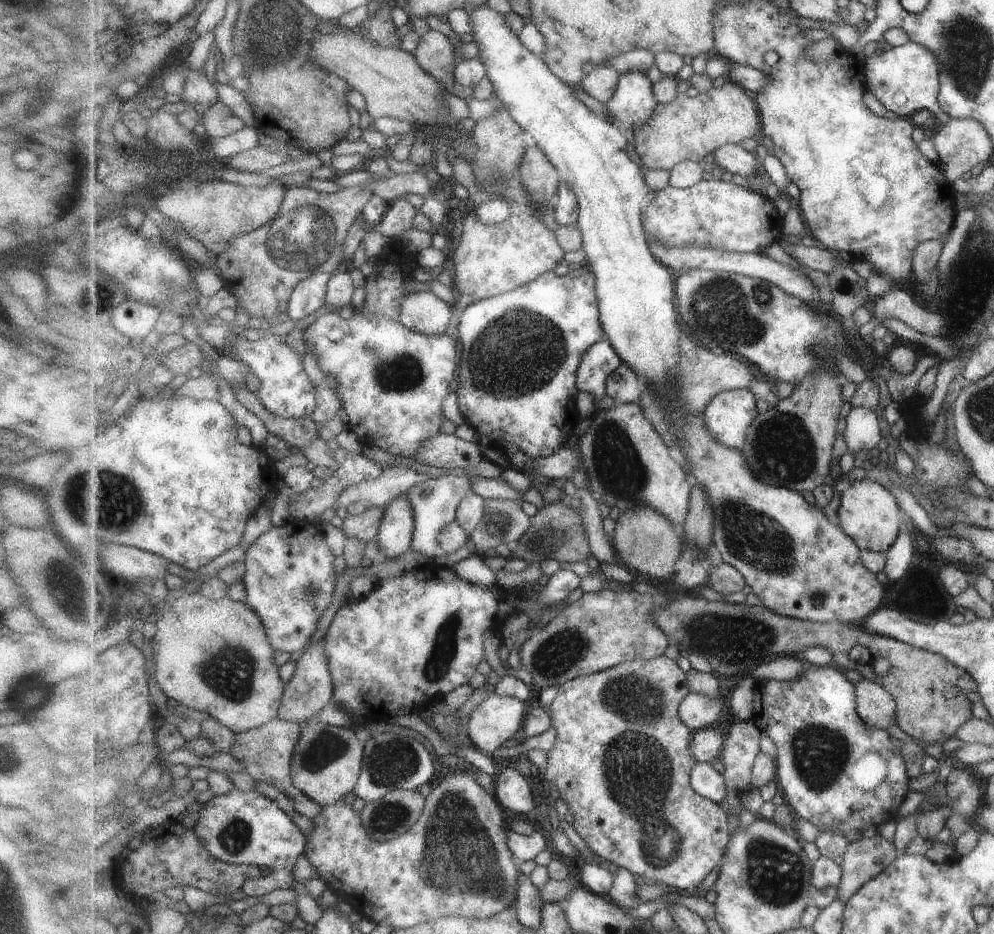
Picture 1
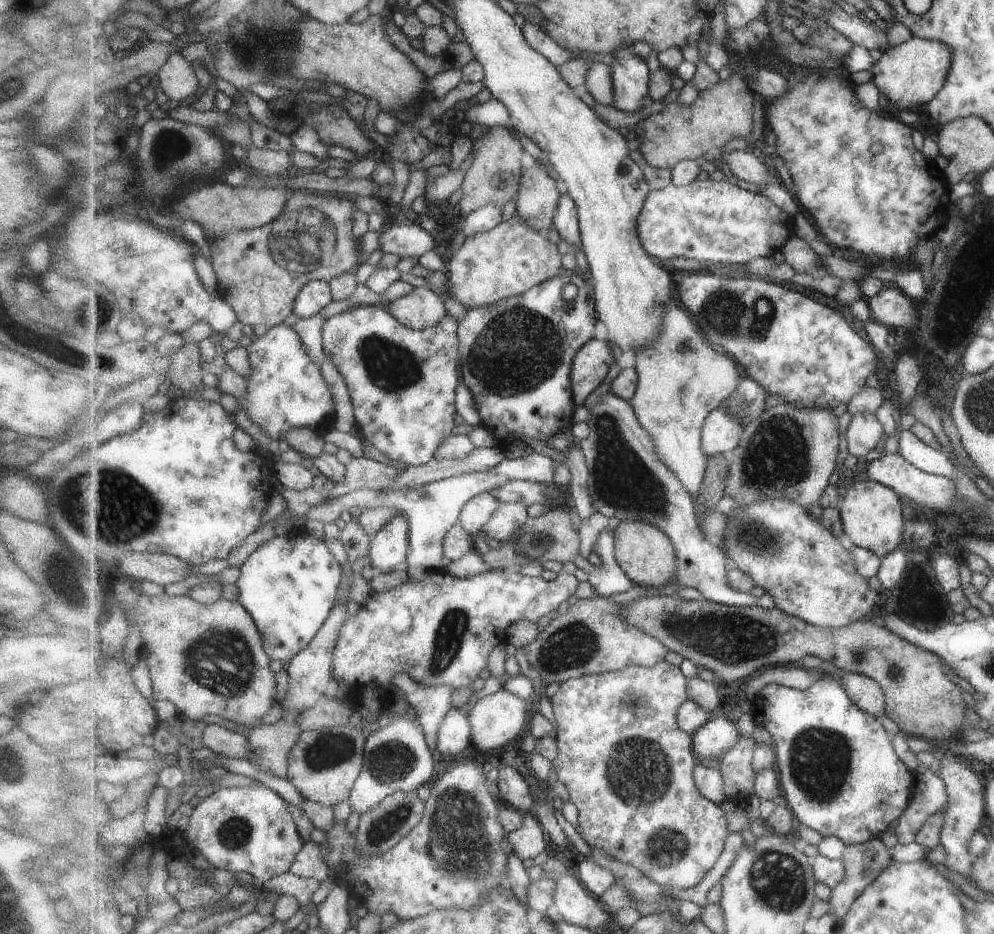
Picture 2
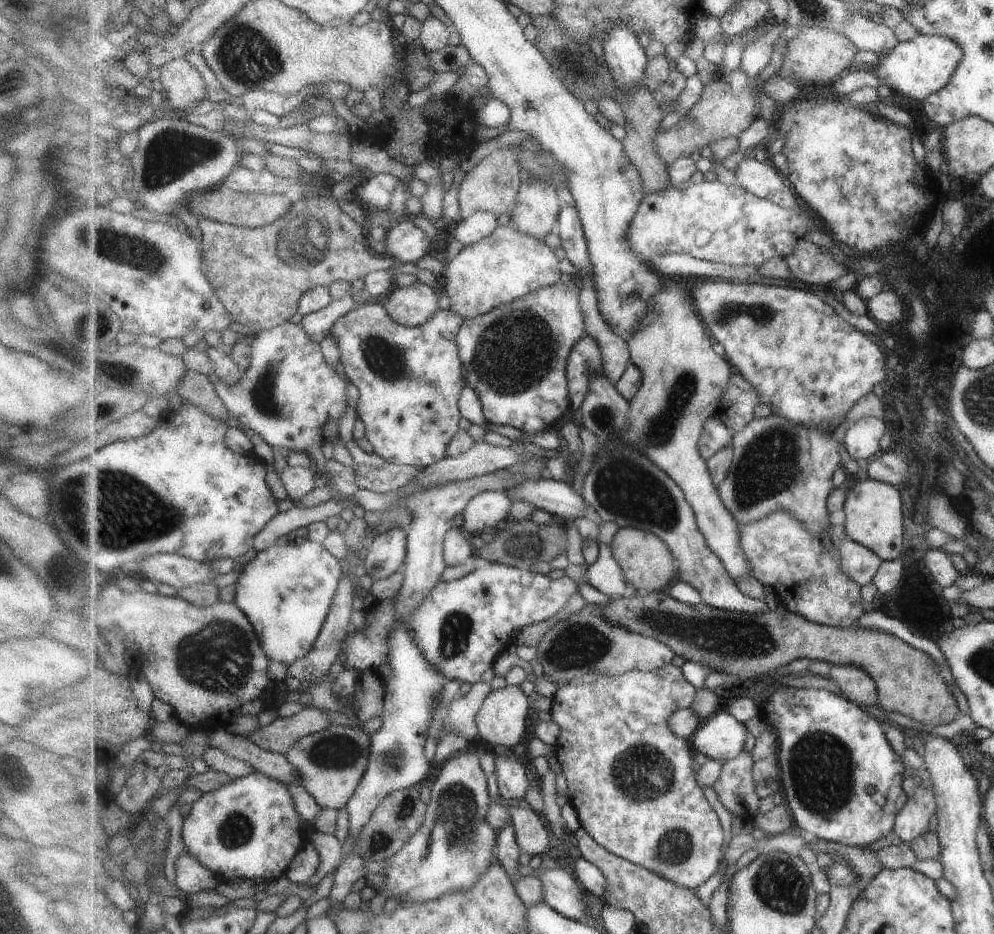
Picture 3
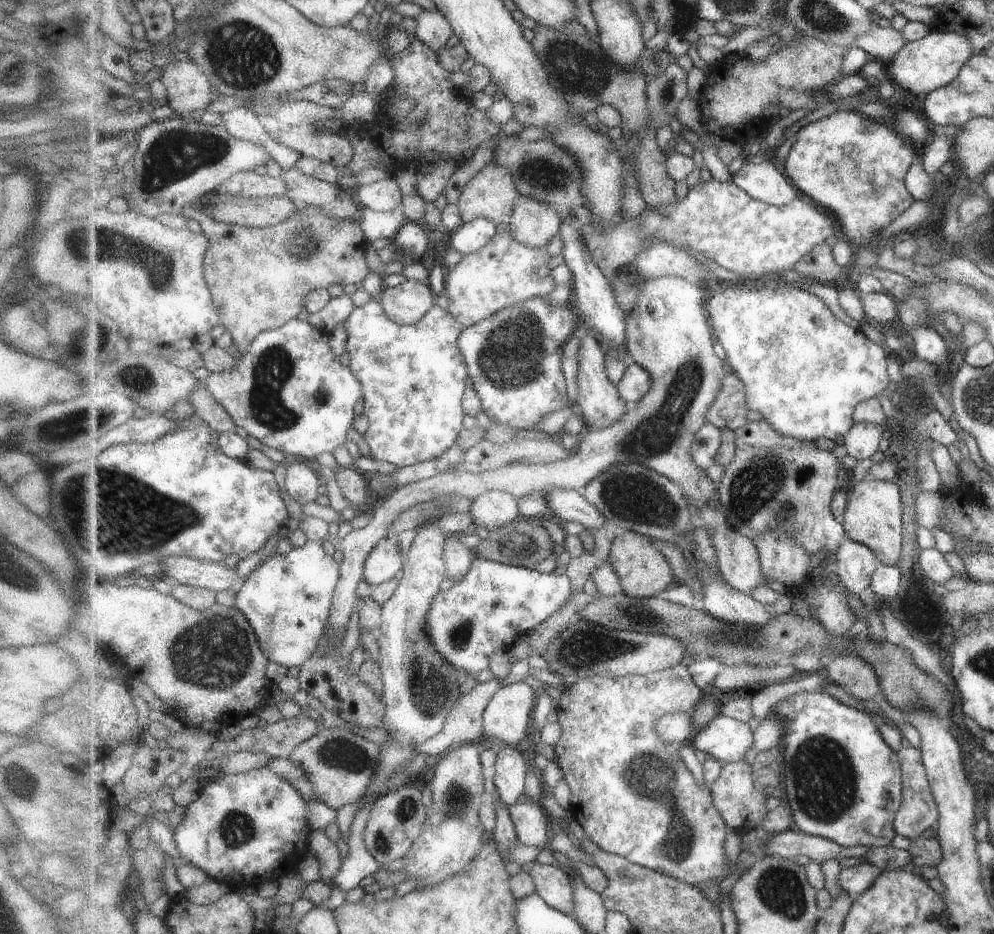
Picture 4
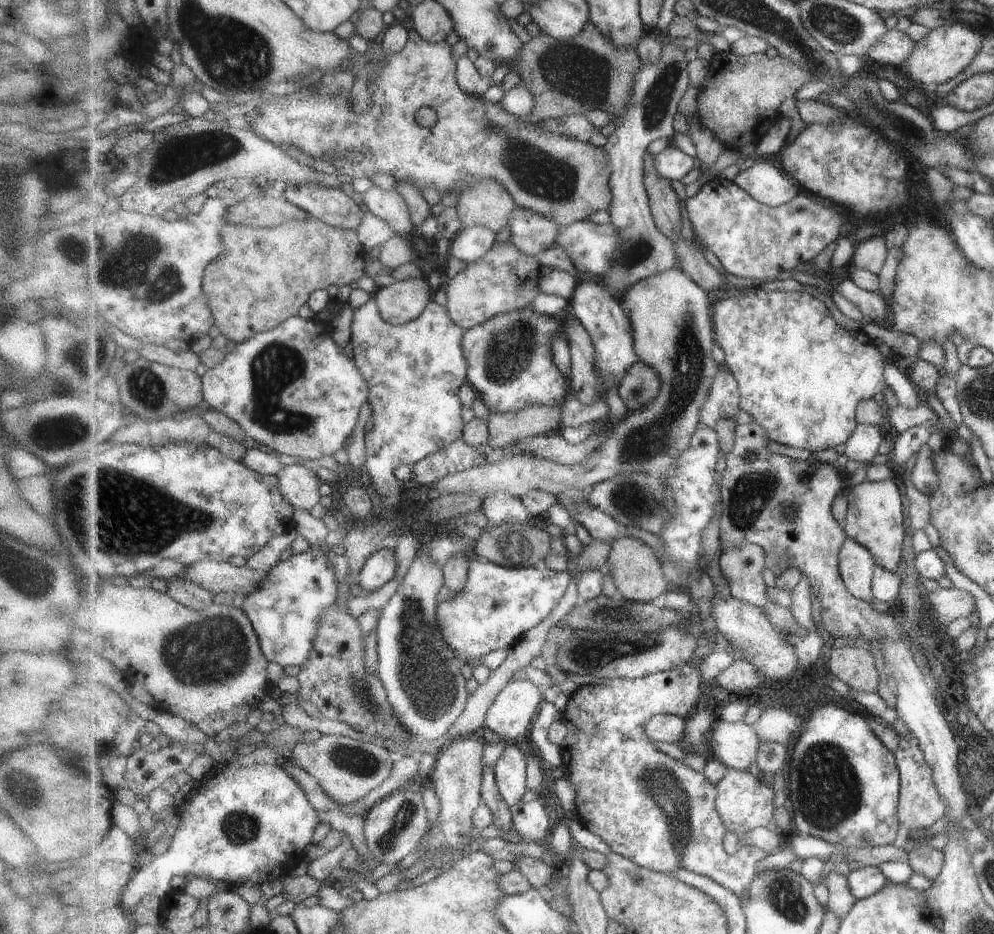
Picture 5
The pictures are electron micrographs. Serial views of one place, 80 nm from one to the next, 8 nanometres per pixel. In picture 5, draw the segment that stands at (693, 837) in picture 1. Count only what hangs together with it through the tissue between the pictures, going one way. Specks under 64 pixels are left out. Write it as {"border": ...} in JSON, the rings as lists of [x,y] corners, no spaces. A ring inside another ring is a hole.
{"border":[[[685,663],[684,665],[678,666],[676,669],[653,673],[646,677],[636,679],[624,679],[621,677],[606,678],[601,679],[599,682],[594,680],[592,683],[579,686],[571,696],[568,696],[569,699],[564,708],[565,716],[563,722],[567,725],[568,733],[565,740],[560,744],[563,759],[561,766],[563,770],[566,770],[566,778],[574,784],[577,791],[577,806],[574,813],[580,815],[580,821],[584,827],[588,828],[598,837],[601,837],[611,847],[613,853],[619,853],[620,855],[630,858],[639,866],[662,873],[670,873],[676,868],[683,868],[695,874],[708,876],[721,886],[731,890],[738,899],[742,900],[743,897],[748,896],[747,889],[758,873],[758,862],[761,862],[768,854],[749,843],[742,844],[734,854],[727,854],[725,848],[723,848],[723,838],[725,838],[725,834],[727,834],[729,830],[717,810],[716,784],[712,783],[704,772],[696,772],[693,768],[683,764],[683,761],[675,760],[675,758],[672,758],[669,754],[659,751],[655,747],[655,742],[652,742],[652,740],[643,733],[646,728],[646,722],[655,715],[661,713],[688,713],[693,711],[695,705],[699,702],[699,698],[701,698],[701,682],[701,671],[697,666]]]}

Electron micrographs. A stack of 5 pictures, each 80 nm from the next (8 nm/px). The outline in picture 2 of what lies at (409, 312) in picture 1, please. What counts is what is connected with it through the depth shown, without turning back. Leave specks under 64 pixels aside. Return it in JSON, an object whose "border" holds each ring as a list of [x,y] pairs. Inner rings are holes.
{"border":[[[415,287],[408,295],[395,299],[387,310],[413,329],[429,329],[448,316],[445,300],[437,292],[422,287]]]}

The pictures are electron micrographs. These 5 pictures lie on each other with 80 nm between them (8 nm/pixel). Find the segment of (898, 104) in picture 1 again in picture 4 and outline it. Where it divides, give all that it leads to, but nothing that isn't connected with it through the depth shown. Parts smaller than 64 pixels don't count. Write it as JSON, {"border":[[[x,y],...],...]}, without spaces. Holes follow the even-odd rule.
{"border":[[[931,29],[922,39],[908,42],[885,65],[886,77],[893,80],[898,86],[917,96],[928,96],[934,90],[940,89],[953,82],[964,68],[965,63],[974,53],[969,36],[951,31]]]}

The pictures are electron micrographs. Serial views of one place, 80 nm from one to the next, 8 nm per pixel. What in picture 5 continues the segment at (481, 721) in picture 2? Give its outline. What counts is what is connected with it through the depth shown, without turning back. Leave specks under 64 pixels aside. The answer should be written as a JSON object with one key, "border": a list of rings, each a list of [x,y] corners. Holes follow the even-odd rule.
{"border":[[[519,679],[507,684],[487,711],[485,727],[497,733],[506,743],[510,743],[510,740],[519,740],[521,736],[529,735],[533,721],[544,701],[537,687],[535,680],[532,679]]]}

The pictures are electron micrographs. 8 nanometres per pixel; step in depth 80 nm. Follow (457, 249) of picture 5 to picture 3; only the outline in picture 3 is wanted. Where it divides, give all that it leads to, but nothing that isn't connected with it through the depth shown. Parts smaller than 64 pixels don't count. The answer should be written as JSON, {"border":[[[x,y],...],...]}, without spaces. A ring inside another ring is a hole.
{"border":[[[480,211],[473,216],[461,219],[454,230],[454,238],[463,247],[482,241],[498,226],[497,215],[493,211]]]}

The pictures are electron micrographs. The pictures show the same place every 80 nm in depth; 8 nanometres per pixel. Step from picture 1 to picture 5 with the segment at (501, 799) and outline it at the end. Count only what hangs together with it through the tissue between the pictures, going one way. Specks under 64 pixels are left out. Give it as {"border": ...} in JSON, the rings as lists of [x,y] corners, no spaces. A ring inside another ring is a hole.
{"border":[[[507,743],[494,765],[499,792],[509,805],[516,805],[527,792],[527,754]]]}

